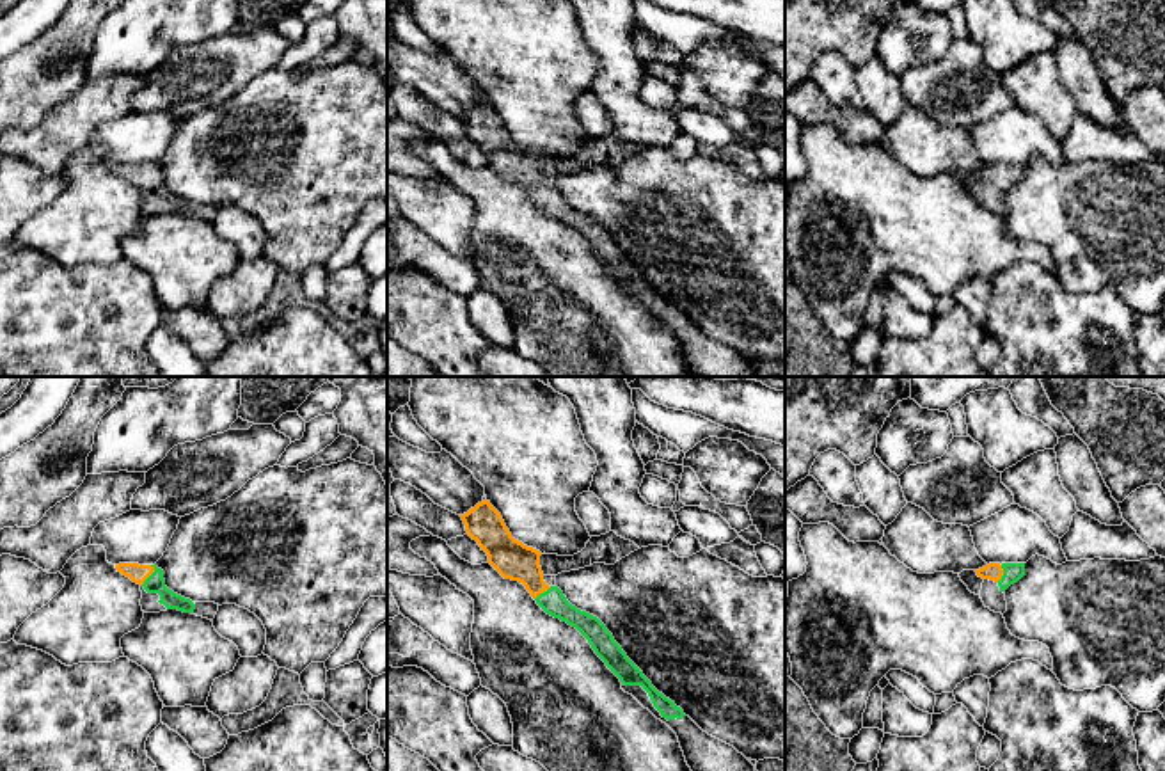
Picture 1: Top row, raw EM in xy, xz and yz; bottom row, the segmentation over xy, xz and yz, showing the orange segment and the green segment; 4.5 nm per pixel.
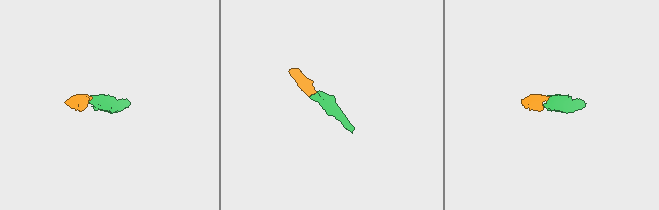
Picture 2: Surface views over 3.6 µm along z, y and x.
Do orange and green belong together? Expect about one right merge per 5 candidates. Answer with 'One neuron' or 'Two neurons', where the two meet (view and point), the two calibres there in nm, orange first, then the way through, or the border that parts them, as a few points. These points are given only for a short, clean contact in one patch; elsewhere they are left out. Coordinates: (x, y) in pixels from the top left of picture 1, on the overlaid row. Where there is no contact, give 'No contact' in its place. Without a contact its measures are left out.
One neuron. Touches orange at xy (148, 576). Thickness 80 nm (orange) against 90 nm. Path across: xy (137, 572), (148, 576), (155, 583)

